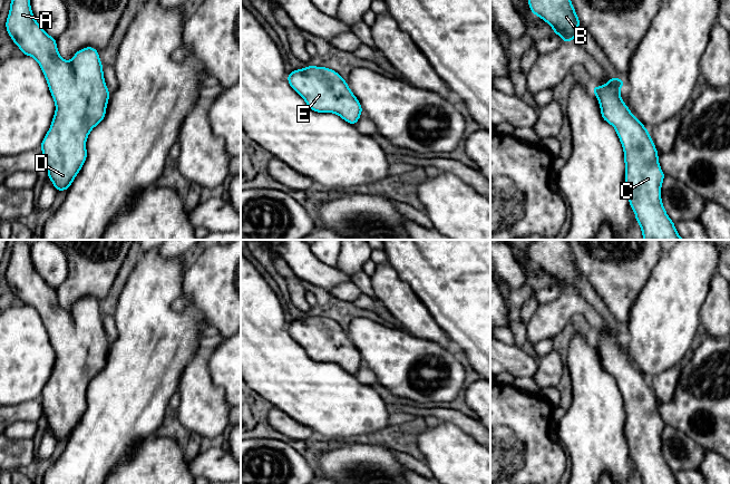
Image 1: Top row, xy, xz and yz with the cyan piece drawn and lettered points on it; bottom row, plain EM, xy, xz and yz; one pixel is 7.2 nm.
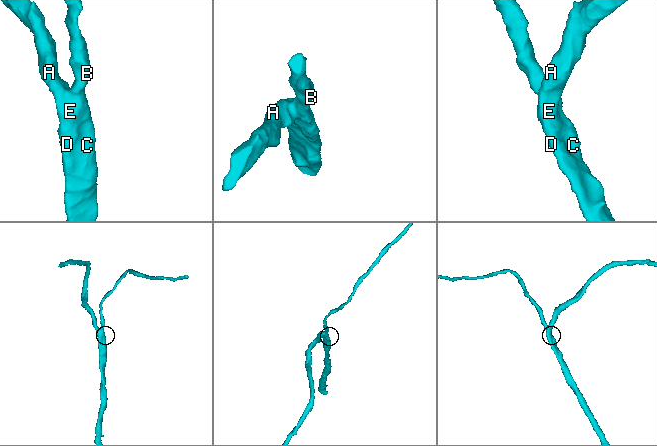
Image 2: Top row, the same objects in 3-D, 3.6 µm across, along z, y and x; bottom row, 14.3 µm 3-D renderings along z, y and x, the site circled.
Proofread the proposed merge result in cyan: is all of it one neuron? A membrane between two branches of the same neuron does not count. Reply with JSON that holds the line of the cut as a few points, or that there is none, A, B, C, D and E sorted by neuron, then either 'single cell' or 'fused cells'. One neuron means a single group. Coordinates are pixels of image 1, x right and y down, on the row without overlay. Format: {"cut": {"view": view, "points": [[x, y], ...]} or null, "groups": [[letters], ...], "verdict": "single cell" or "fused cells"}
{"cut": null, "groups": [["A", "B", "C", "D", "E"]], "verdict": "single cell"}

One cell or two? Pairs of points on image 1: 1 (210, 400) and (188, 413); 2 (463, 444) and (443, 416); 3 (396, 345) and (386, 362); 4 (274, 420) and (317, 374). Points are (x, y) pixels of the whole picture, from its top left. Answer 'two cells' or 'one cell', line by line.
1: one cell
2: two cells
3: one cell
4: two cells

